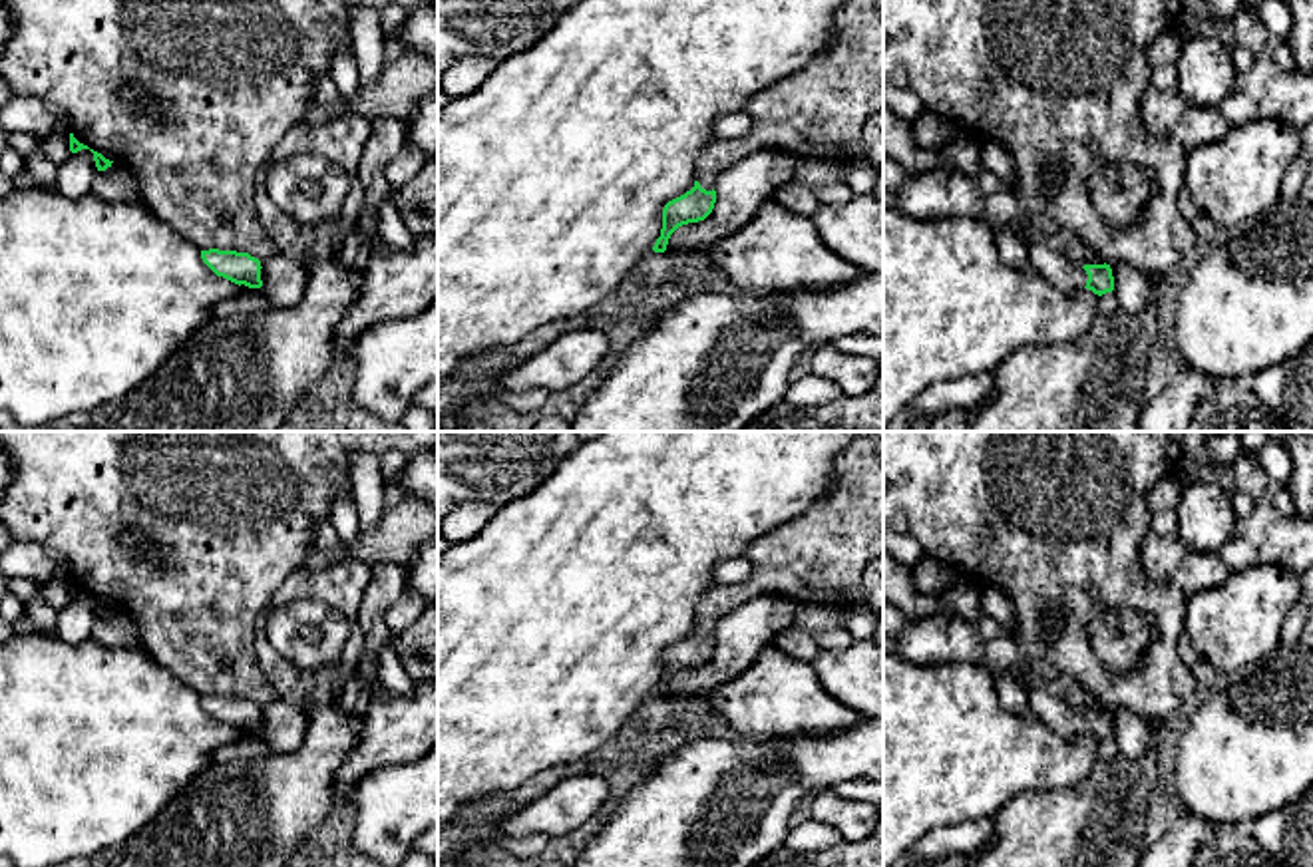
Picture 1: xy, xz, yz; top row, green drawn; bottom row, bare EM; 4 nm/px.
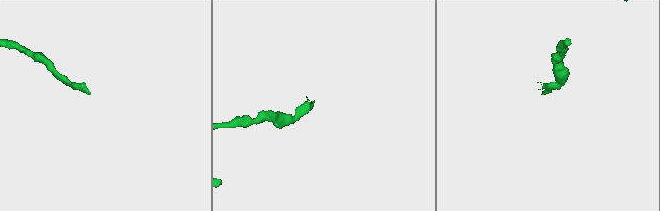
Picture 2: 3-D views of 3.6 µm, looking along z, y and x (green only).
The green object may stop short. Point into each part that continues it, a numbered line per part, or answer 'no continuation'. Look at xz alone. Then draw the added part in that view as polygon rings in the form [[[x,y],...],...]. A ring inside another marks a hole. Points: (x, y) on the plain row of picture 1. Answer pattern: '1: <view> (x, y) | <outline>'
1: xz (820, 557) | [[[857,432],[834,459],[826,497],[808,513],[752,541],[744,557],[752,573],[736,585],[714,585],[696,605],[696,626],[712,636],[716,624],[758,597],[838,608],[865,607],[863,573],[883,553],[883,432]]]

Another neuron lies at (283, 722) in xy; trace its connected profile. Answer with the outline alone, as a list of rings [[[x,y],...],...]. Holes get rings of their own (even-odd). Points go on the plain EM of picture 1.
[[[279,696],[261,706],[261,734],[241,730],[243,738],[261,738],[275,754],[292,752],[300,746],[306,734],[306,712]]]

